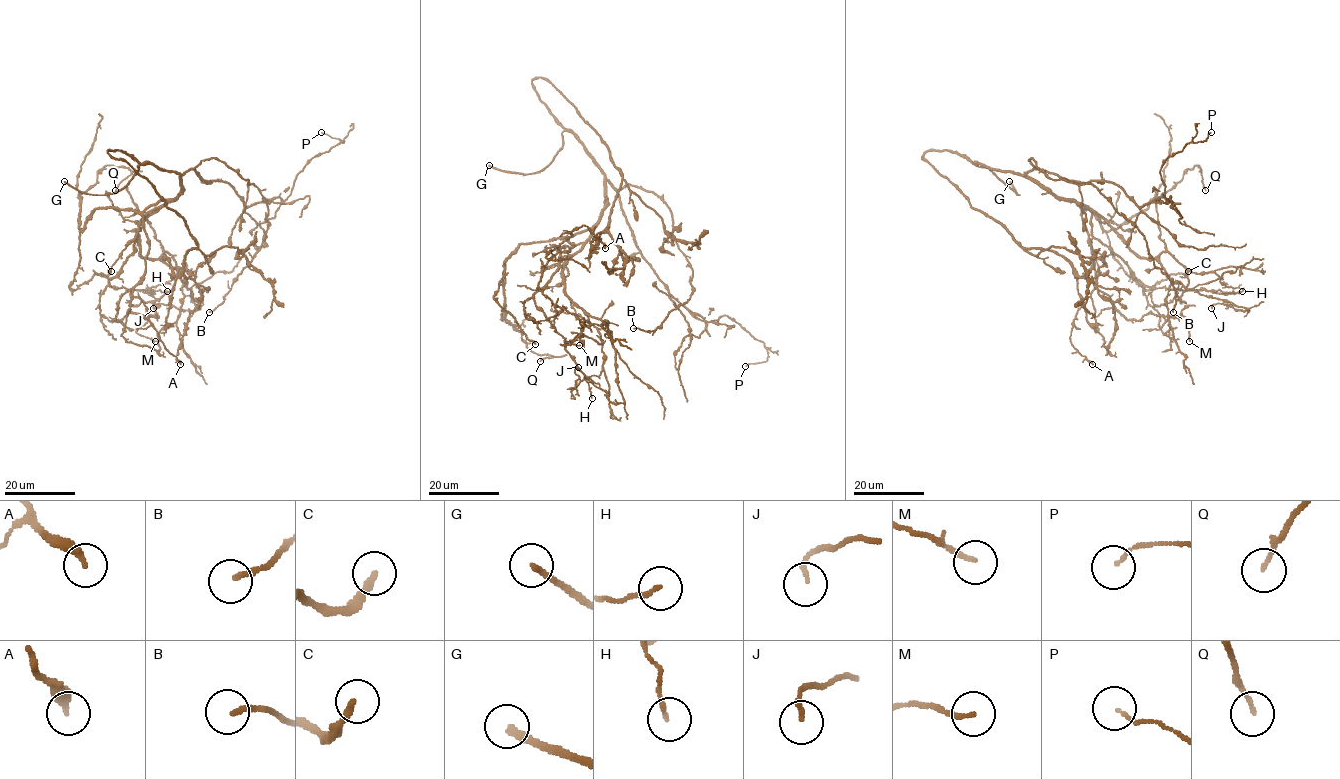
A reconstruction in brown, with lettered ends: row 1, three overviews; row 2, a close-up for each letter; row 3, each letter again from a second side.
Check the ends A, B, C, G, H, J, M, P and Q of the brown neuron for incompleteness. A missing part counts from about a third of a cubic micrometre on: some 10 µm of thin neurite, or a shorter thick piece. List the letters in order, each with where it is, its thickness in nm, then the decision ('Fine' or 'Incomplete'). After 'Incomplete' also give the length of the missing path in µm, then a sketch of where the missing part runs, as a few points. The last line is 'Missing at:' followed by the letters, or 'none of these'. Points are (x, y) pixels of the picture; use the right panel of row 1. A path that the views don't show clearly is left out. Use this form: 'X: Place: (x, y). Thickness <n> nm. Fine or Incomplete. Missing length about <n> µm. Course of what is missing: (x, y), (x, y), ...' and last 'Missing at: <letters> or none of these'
A: Place: (1092, 364). Thickness 320 nm. Fine
B: Place: (1173, 312). Thickness 180 nm. Incomplete. Missing length about 15 µm. Course of what is missing: (1173, 312), (1175, 350)
C: Place: (1188, 271). Thickness 240 nm. Incomplete. Missing length about 8 µm. Course of what is missing: (1188, 271), (1200, 268), (1207, 261)
G: Place: (1009, 181). Thickness 240 nm. Incomplete. Missing length about 40 µm
H: Place: (1242, 291). Thickness 130 nm. Fine
J: Place: (1211, 308). Thickness 150 nm. Fine
M: Place: (1189, 341). Thickness 160 nm. Fine
P: Place: (1211, 132). Thickness 100 nm. Fine
Q: Place: (1205, 190). Thickness 130 nm. Fine
Missing at: B, C, G

